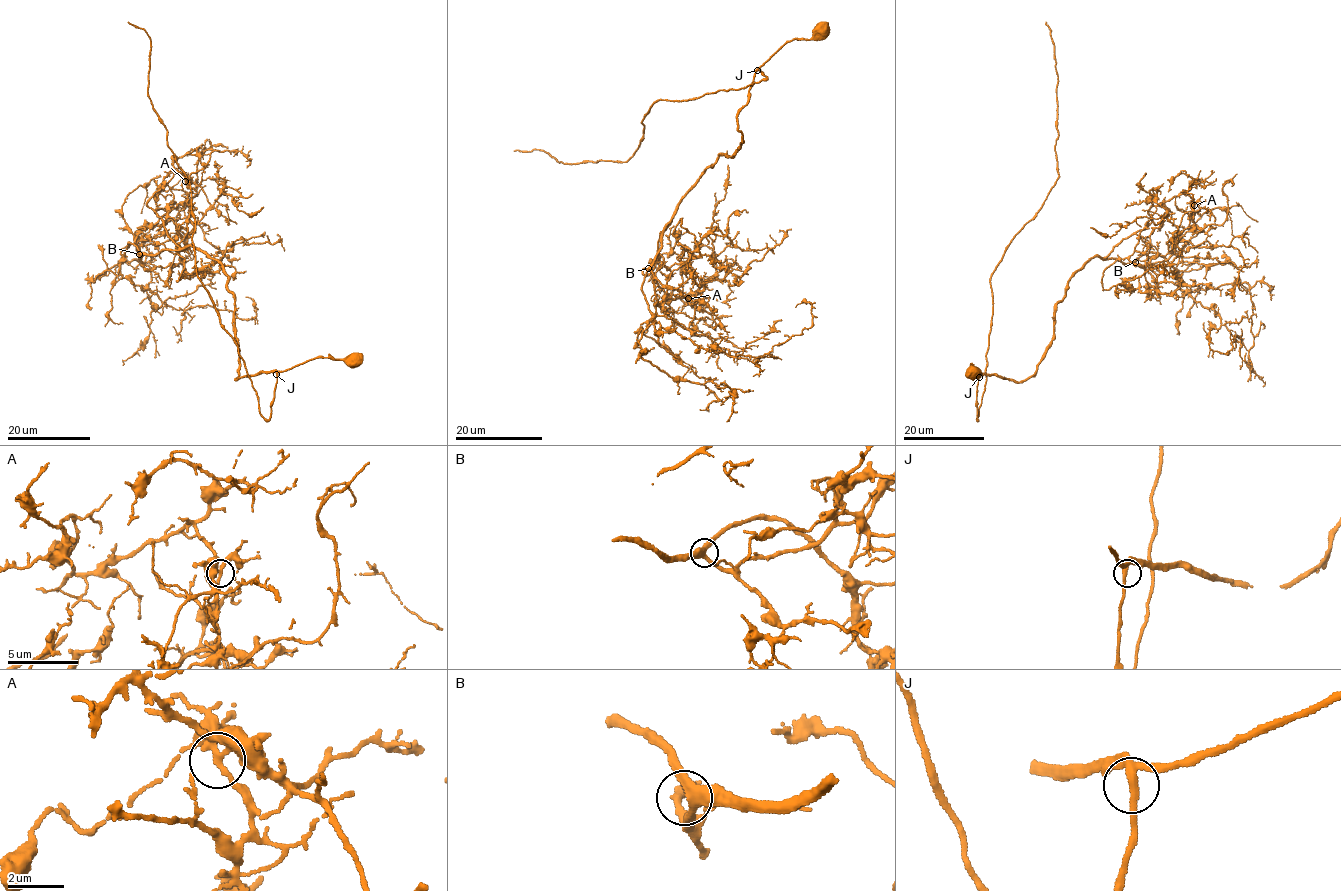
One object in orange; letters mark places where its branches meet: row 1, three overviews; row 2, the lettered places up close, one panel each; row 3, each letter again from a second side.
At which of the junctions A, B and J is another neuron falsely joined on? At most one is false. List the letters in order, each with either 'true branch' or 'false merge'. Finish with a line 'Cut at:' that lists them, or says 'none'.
A: false merge
B: true branch
J: true branch
Cut at: A

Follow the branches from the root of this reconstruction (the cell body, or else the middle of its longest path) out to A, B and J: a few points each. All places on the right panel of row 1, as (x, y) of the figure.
A: (973, 371), (1027, 378), (1074, 274), (1146, 229), (1151, 206), (1186, 191), (1194, 206)
B: (973, 371), (971, 365), (978, 374), (1027, 378), (1053, 337), (1054, 307), (1074, 274), (1093, 257), (1135, 262)
J: (973, 371), (976, 370), (971, 365), (979, 377)

